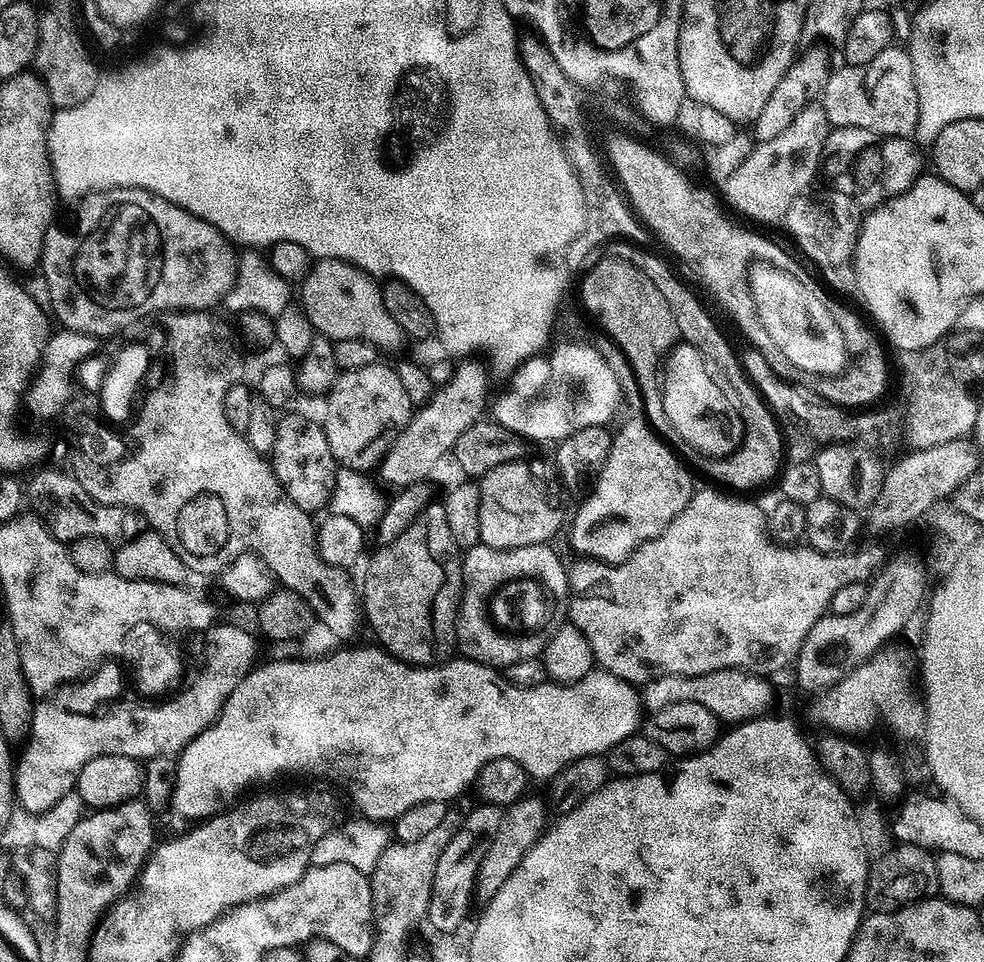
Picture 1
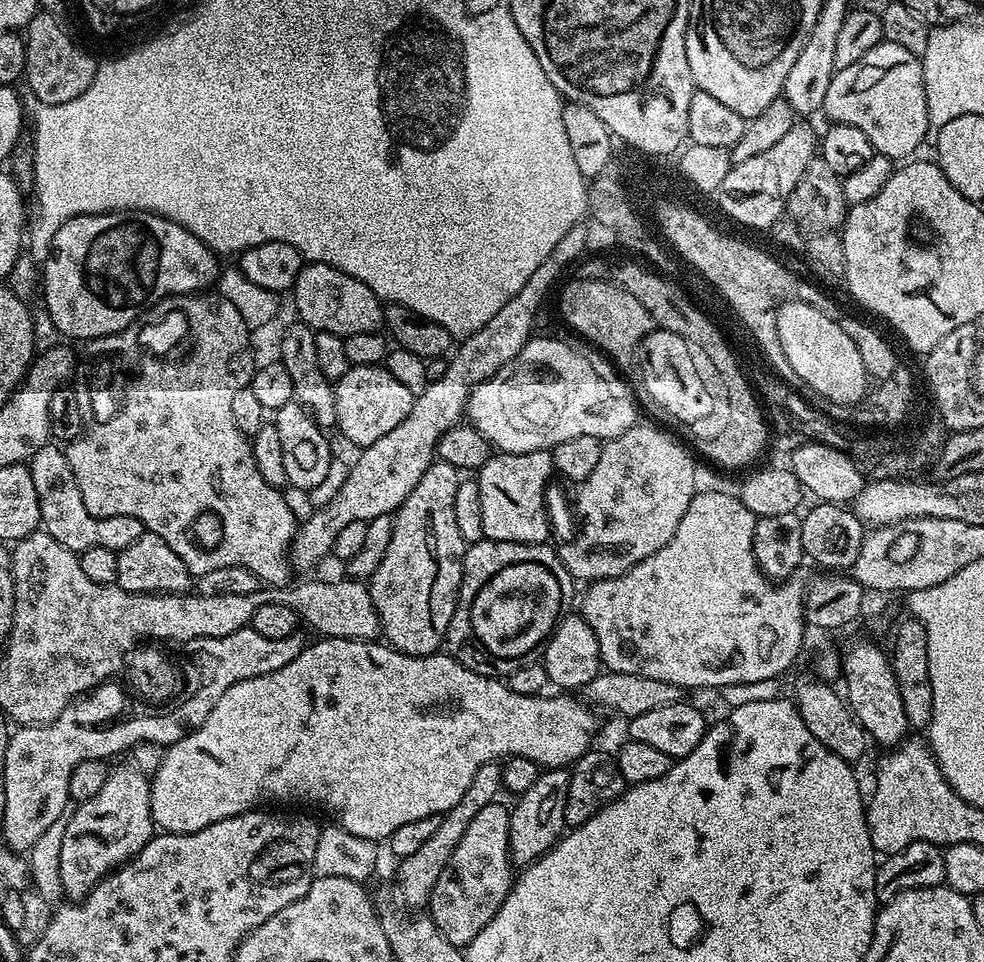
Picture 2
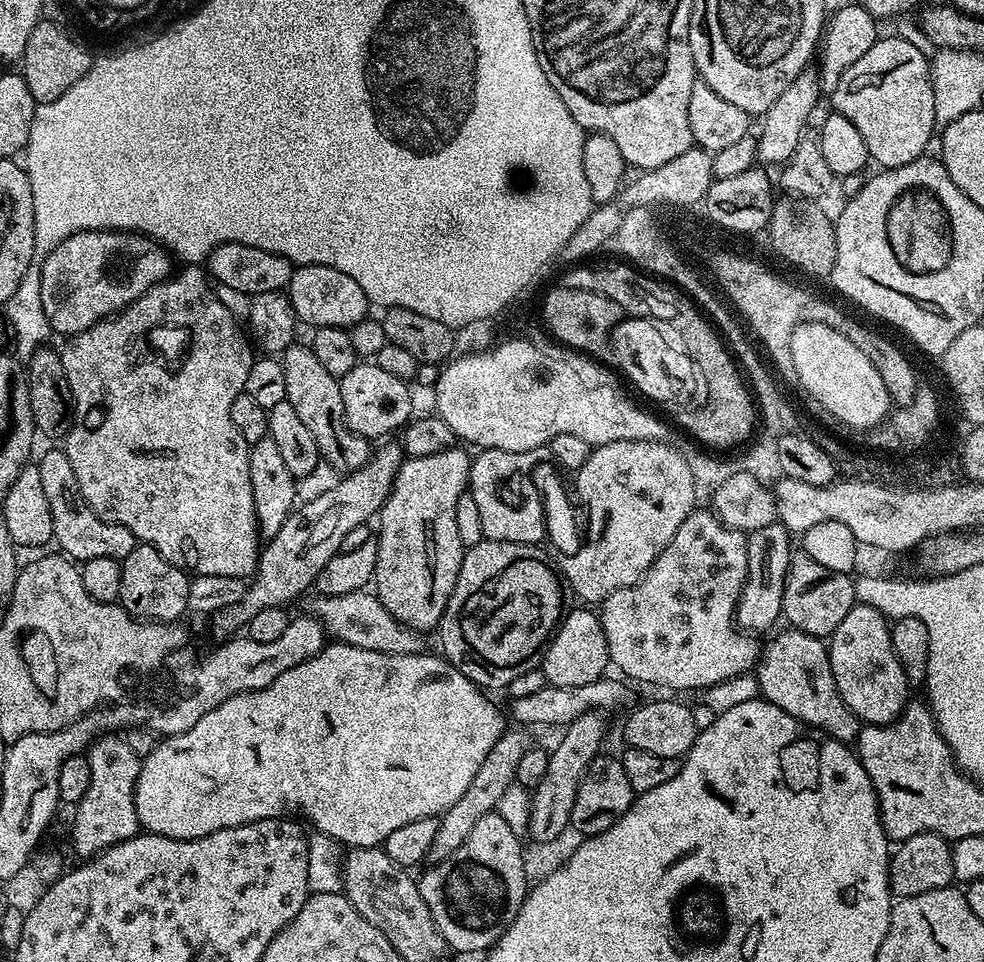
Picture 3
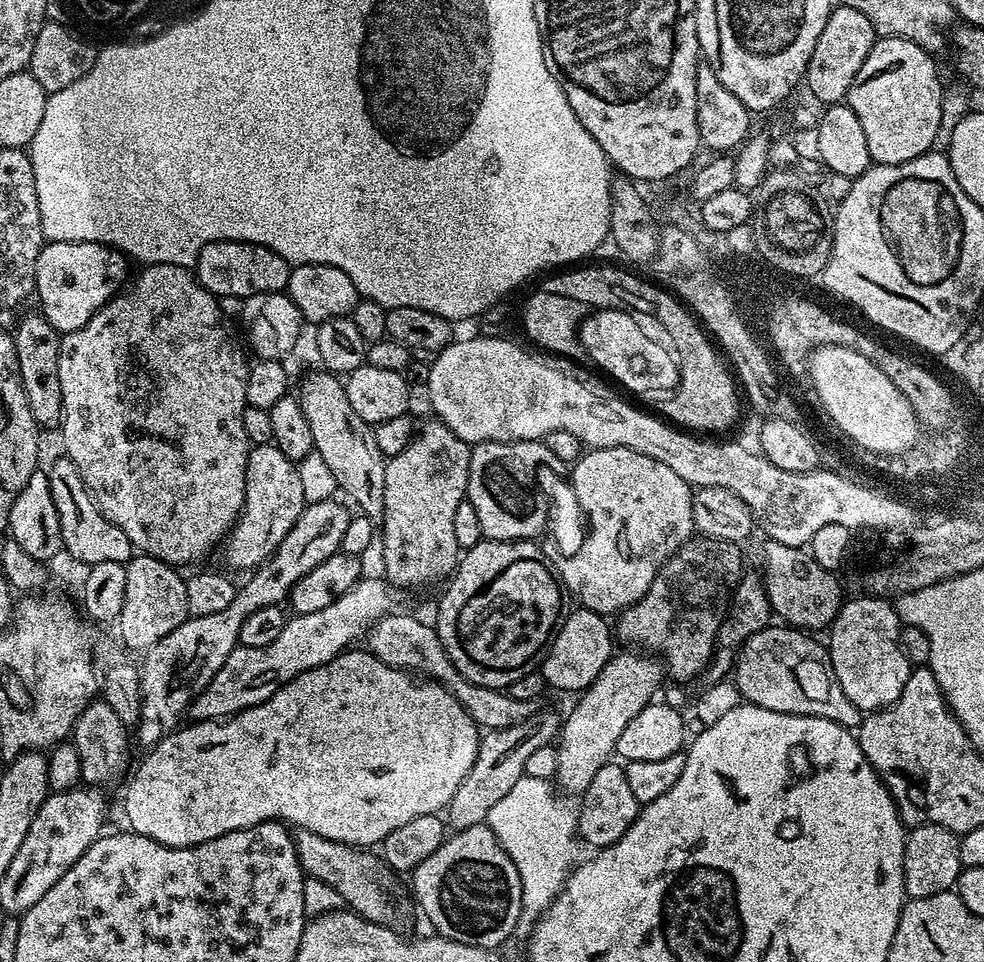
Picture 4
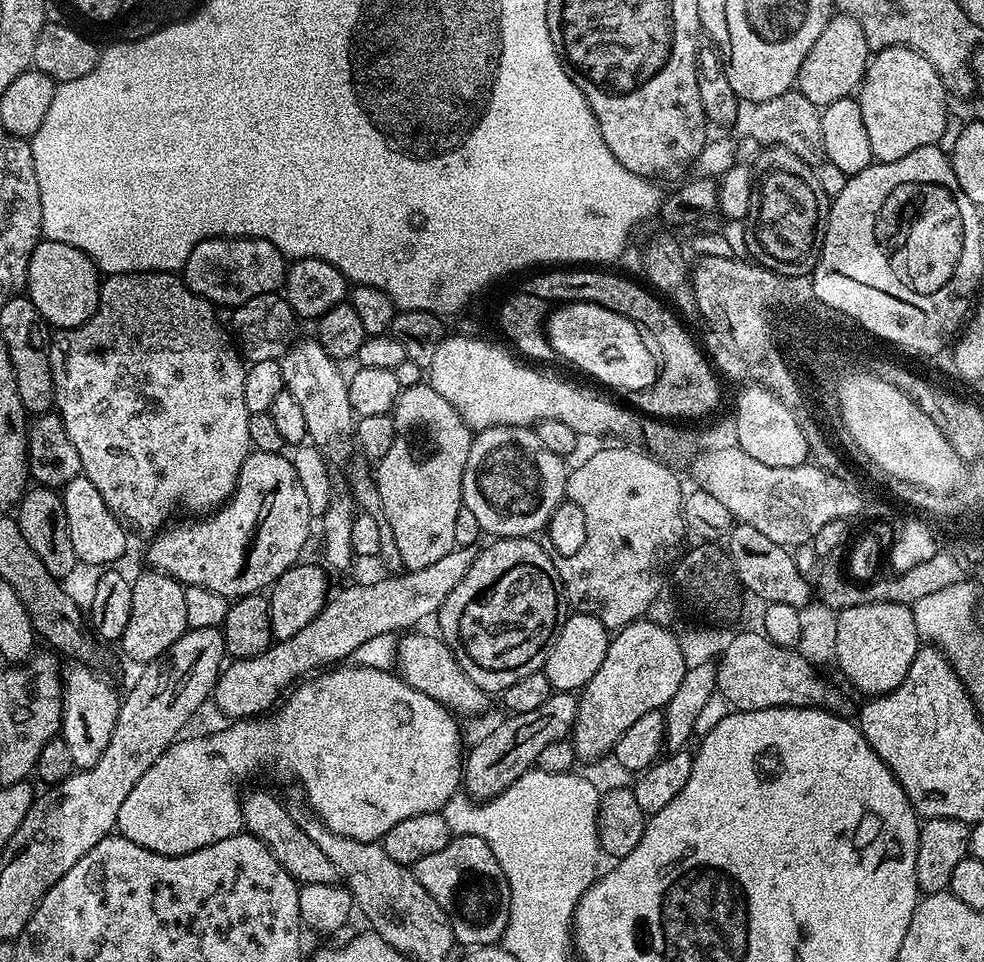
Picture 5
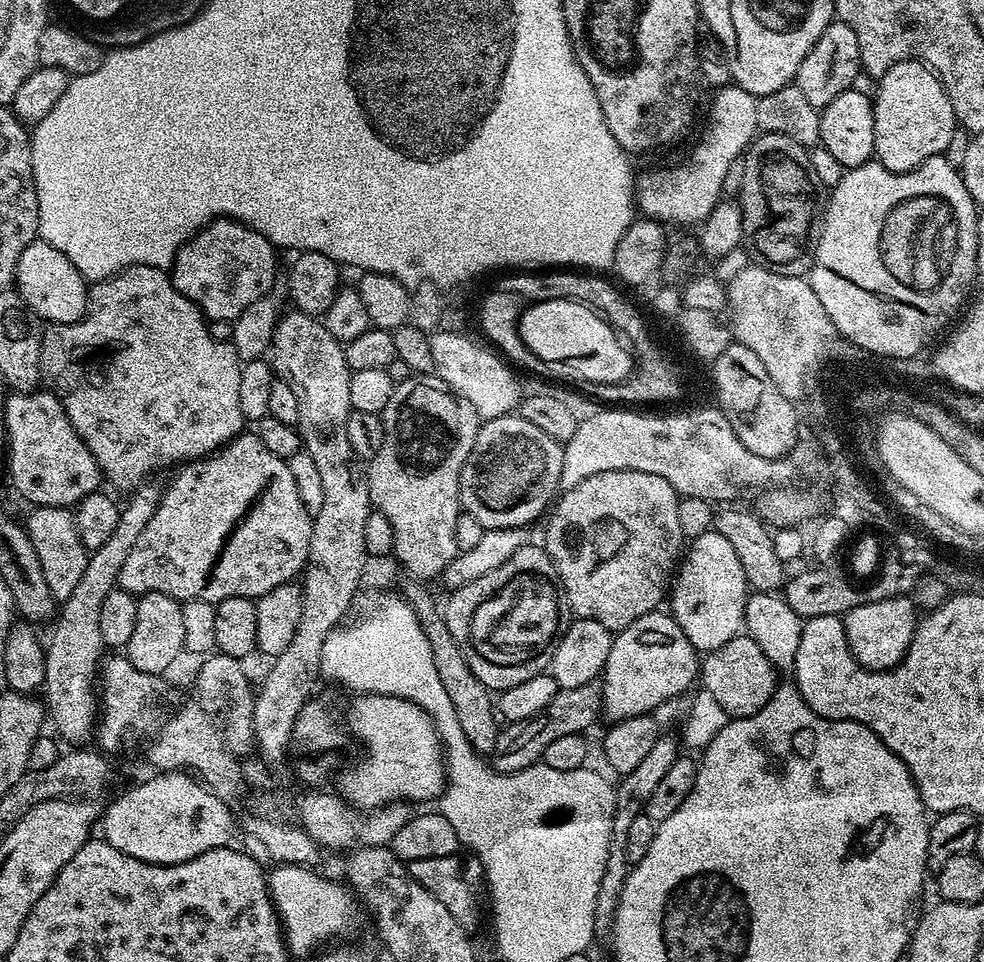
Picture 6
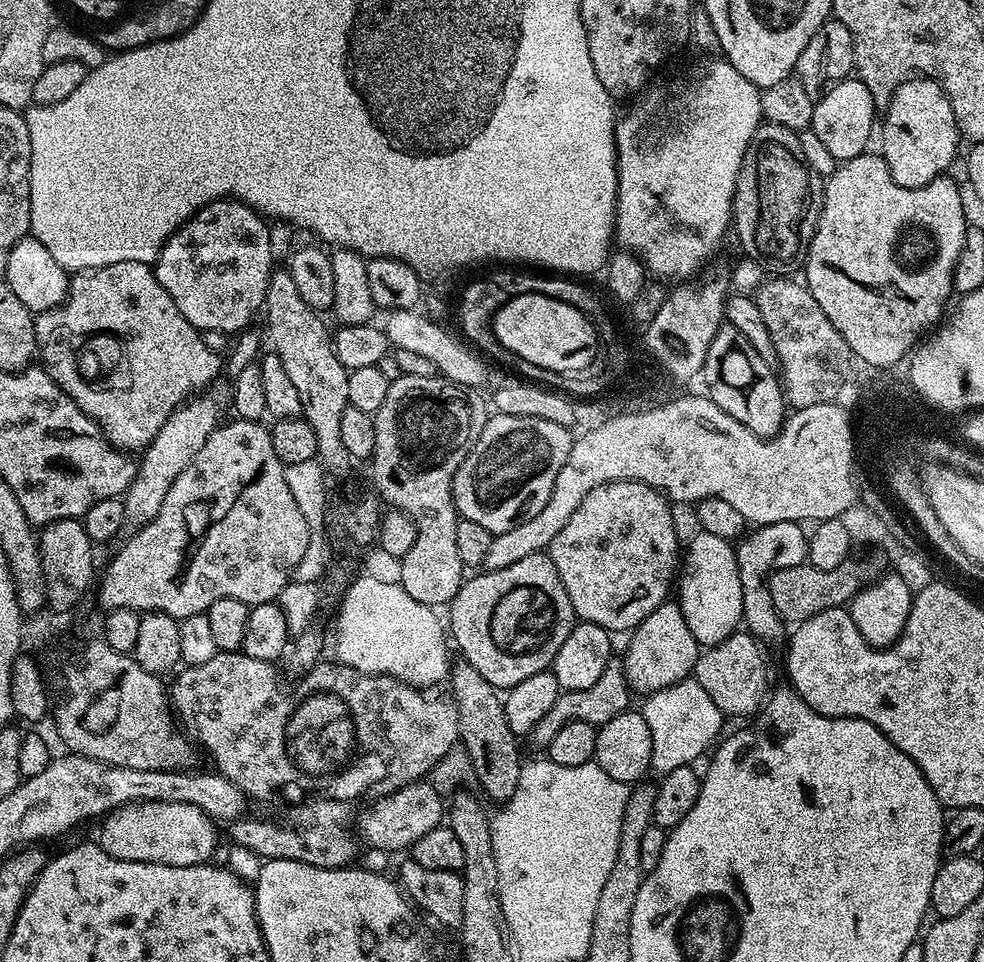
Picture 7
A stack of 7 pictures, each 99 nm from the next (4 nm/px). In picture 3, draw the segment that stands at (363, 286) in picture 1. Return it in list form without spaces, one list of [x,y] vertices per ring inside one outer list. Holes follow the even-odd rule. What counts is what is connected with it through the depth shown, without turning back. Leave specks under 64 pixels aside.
[[[301,264],[295,269],[286,289],[286,295],[301,325],[312,324],[313,329],[334,326],[350,329],[369,315],[370,305],[366,294],[349,278],[330,266]]]

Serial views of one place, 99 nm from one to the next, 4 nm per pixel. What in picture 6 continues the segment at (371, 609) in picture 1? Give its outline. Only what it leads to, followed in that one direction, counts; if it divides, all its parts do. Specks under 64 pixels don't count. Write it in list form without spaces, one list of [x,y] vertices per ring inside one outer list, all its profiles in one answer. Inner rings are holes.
[[[414,374],[406,382],[395,385],[382,413],[384,421],[384,441],[382,450],[367,465],[368,485],[372,507],[386,514],[390,530],[394,530],[394,556],[409,576],[423,582],[443,577],[446,566],[457,554],[454,542],[454,522],[458,522],[462,511],[460,503],[460,475],[470,450],[478,438],[482,418],[445,380],[435,374]]]

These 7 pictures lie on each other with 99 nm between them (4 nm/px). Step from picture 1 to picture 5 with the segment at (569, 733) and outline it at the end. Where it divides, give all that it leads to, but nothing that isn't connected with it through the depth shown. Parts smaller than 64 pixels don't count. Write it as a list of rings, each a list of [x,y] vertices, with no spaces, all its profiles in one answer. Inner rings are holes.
[[[336,666],[331,670],[324,670],[303,682],[297,683],[287,693],[287,696],[289,695],[288,701],[286,701],[286,696],[283,703],[271,714],[237,719],[235,722],[229,723],[232,724],[229,728],[220,728],[217,732],[210,733],[209,736],[192,736],[189,740],[184,740],[185,738],[177,739],[176,743],[171,744],[164,751],[162,758],[158,758],[158,762],[154,762],[154,766],[150,766],[150,770],[146,770],[146,774],[142,774],[142,778],[138,778],[138,782],[134,782],[134,790],[130,790],[126,802],[122,802],[122,810],[118,810],[116,828],[119,835],[130,838],[130,842],[138,842],[138,846],[146,846],[146,850],[154,850],[158,854],[166,854],[167,856],[190,854],[194,850],[202,850],[202,846],[222,842],[222,838],[237,836],[244,828],[244,815],[240,805],[242,799],[242,791],[240,792],[239,788],[240,780],[246,779],[251,772],[256,772],[259,768],[273,768],[278,775],[289,776],[290,779],[297,780],[304,787],[305,798],[303,797],[303,799],[316,819],[322,821],[330,830],[334,830],[334,834],[342,834],[346,838],[380,842],[383,841],[384,835],[390,830],[390,826],[398,826],[398,822],[406,822],[406,818],[414,818],[418,814],[440,812],[446,801],[457,795],[462,784],[466,744],[460,741],[460,728],[456,725],[457,717],[443,704],[434,702],[434,698],[414,690],[404,680],[400,679],[399,675],[393,674],[391,671],[359,666],[344,667],[348,666]]]

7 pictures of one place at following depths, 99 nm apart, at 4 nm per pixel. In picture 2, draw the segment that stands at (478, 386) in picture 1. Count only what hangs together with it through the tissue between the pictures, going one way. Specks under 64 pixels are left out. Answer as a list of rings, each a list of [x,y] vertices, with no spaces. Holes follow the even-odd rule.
[[[582,222],[568,230],[543,260],[542,265],[530,274],[518,294],[502,306],[486,325],[459,343],[448,360],[446,374],[442,374],[442,378],[437,380],[430,380],[422,391],[415,393],[410,414],[406,414],[406,418],[402,418],[402,422],[398,422],[398,426],[394,426],[390,434],[382,434],[378,442],[359,449],[360,457],[354,462],[351,461],[342,490],[325,508],[313,511],[312,517],[297,527],[290,549],[290,564],[297,573],[311,573],[308,571],[324,555],[327,557],[331,553],[334,538],[338,538],[339,532],[350,522],[367,522],[379,516],[392,516],[396,509],[402,506],[402,502],[406,502],[410,490],[418,486],[422,474],[426,474],[426,470],[433,464],[442,434],[446,434],[446,430],[465,419],[472,391],[482,382],[491,380],[494,374],[498,374],[498,370],[502,370],[506,362],[512,361],[528,339],[531,339],[532,320],[536,310],[545,305],[546,296],[564,270],[578,259],[583,251],[587,251],[588,233],[589,227]]]

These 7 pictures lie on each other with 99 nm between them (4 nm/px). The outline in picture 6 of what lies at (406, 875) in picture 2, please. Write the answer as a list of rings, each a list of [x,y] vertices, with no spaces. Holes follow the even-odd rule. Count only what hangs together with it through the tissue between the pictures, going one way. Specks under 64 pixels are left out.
[[[599,679],[586,682],[586,686],[559,689],[550,706],[546,706],[546,710],[542,710],[539,716],[529,720],[518,720],[499,729],[496,748],[490,753],[491,767],[501,774],[521,772],[523,768],[537,763],[543,757],[546,746],[562,738],[562,734],[587,733],[587,728],[596,719],[601,719],[603,707],[602,683]]]

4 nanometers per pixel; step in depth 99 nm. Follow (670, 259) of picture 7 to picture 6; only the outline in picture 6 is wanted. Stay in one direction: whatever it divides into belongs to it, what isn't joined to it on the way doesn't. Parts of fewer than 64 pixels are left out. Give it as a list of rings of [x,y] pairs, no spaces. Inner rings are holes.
[[[724,86],[712,100],[712,109],[708,112],[708,137],[689,154],[688,160],[676,164],[673,168],[656,168],[653,172],[639,173],[636,182],[636,202],[639,211],[645,217],[659,220],[665,226],[672,224],[693,224],[699,225],[703,222],[710,210],[714,210],[716,203],[722,199],[720,192],[724,183],[728,180],[728,171],[732,168],[732,160],[739,161],[748,150],[748,145],[756,139],[758,129],[758,114],[756,113],[757,97],[750,95],[746,90],[735,86]]]

